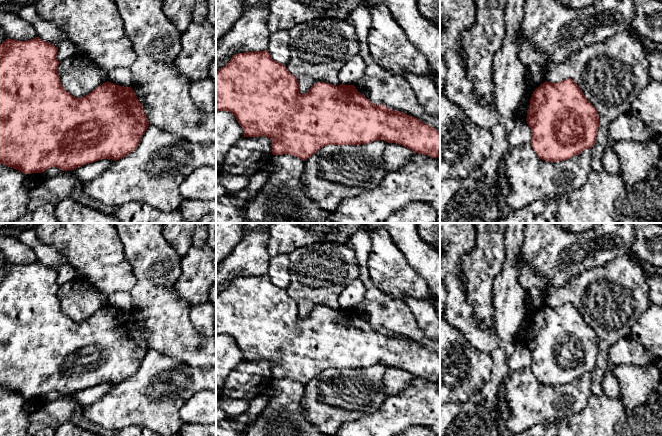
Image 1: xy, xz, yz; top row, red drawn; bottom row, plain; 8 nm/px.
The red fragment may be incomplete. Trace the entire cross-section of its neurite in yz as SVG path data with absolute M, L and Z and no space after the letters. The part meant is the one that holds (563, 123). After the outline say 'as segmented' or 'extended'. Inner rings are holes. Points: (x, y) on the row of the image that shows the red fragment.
M571 78L558 83L545 81L536 88L526 121L531 129L530 143L535 153L548 162L568 160L586 149L590 150L596 143L598 112Z; as segmented

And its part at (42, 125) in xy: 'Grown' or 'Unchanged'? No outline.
Unchanged

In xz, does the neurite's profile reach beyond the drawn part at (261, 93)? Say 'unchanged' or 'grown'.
unchanged

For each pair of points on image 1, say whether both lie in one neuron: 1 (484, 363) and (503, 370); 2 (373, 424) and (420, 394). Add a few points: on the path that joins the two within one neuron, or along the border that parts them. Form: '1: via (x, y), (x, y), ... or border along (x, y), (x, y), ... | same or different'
1: border along (489, 354), (491, 358), (491, 378), (482, 388) | different
2: via (385, 423), (408, 406) | same

